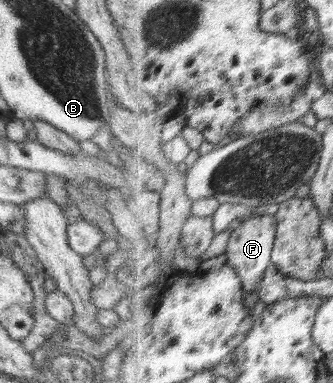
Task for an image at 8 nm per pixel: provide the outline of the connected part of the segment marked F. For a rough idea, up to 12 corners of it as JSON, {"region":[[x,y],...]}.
{"region":[[273,215],[253,216],[232,233],[227,263],[257,291],[273,263]]}

